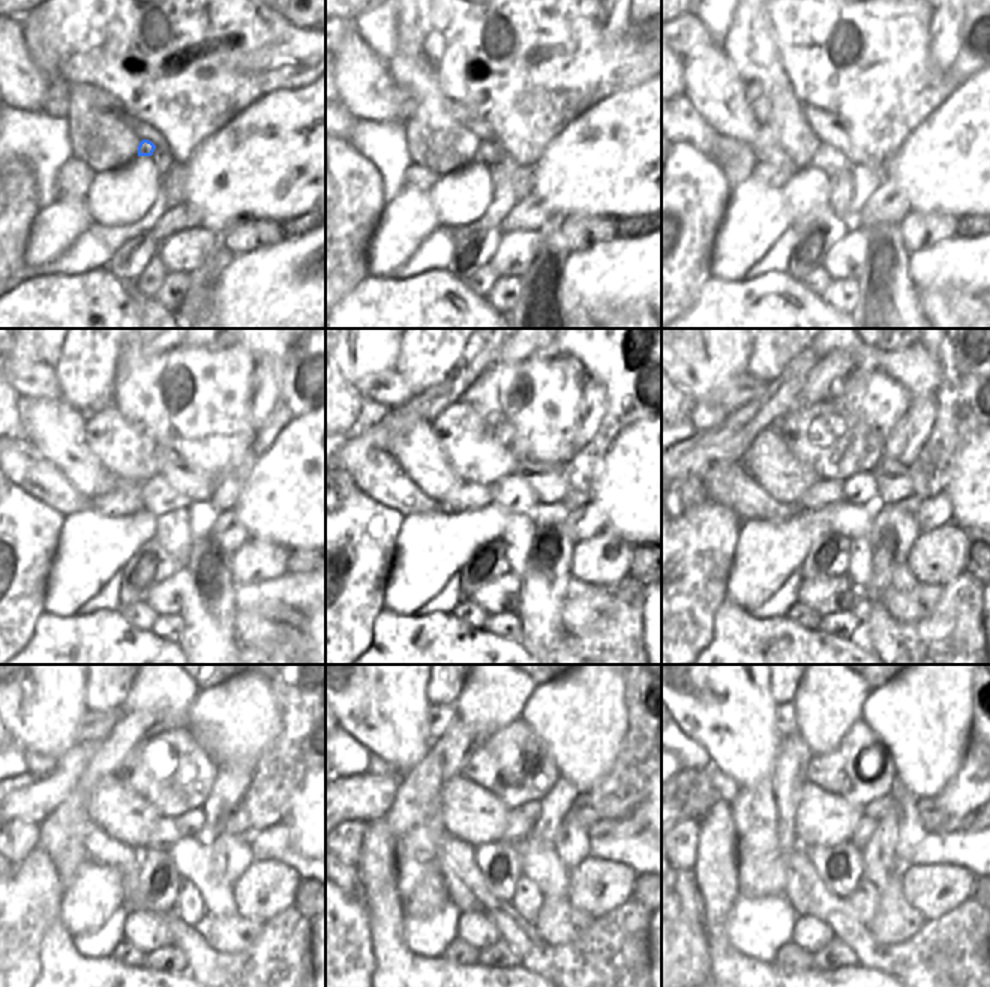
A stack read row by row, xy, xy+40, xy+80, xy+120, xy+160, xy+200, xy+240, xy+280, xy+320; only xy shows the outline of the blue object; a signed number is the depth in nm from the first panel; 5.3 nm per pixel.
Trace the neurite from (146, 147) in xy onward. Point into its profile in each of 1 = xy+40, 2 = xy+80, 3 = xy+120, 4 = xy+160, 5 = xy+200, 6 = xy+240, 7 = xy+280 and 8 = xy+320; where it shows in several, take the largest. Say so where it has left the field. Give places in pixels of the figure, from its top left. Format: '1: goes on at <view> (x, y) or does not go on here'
1: goes on at xy+40 (488, 153)
2: goes on at xy+80 (827, 158)
3: goes on at xy+120 (159, 497)
4: goes on at xy+160 (513, 494)
5: goes on at xy+200 (860, 489)
6: goes on at xy+240 (192, 821)
7: goes on at xy+280 (531, 810)
8: goes on at xy+320 (873, 809)

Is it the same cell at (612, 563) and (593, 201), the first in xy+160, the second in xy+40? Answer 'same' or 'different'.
different

